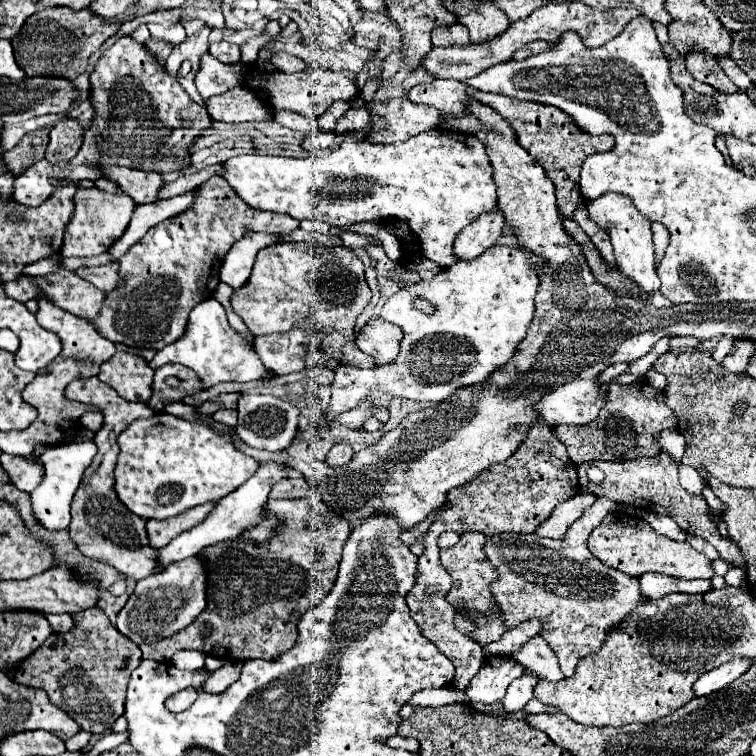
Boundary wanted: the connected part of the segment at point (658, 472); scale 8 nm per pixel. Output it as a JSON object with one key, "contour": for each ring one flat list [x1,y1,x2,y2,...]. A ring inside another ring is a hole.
{"contour":[[660,452,658,456,652,456,652,458,638,458,632,462,598,462,596,466,604,470,604,480,598,484,592,484,586,474,590,466,592,466,590,462,584,462,578,466,580,488,586,488,586,492,610,498,612,502,634,504,638,508,646,508,646,510,670,516,684,532,692,536,702,536,704,540,708,540,720,552,722,560,744,568,746,560,744,560,742,550,738,548,738,544,734,544,730,538,724,538,718,532,716,522,708,516,708,502,704,500,704,496,692,496,682,488,678,480,678,462,672,460,668,452]]}

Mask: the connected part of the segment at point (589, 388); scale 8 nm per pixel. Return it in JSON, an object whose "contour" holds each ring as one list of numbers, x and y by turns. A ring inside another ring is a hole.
{"contour":[[598,378,574,380,552,388,534,404,538,420,550,428,594,422,606,404,606,394,600,394,600,388]]}

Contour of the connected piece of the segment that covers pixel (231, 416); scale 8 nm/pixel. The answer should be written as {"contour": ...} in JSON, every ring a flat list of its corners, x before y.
{"contour":[[220,408,214,418,222,424,228,424,228,426,236,426,236,410,228,410,228,408]]}

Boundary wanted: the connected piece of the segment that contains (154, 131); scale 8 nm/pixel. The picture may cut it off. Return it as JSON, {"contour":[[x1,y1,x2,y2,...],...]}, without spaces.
{"contour":[[120,38,102,54,96,70,90,74,90,84,96,114,80,152,68,162,50,164,42,160,20,174,14,182,14,200,20,204,42,204,42,200,50,196,50,176,60,180,96,180,102,176,102,166,124,166,146,172,182,170,190,164,188,146,210,126,206,108,190,100,178,80,170,78,164,68,152,60,150,52,132,38]]}

